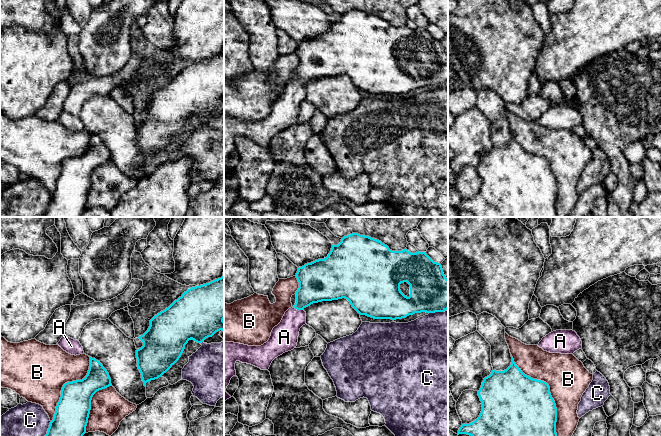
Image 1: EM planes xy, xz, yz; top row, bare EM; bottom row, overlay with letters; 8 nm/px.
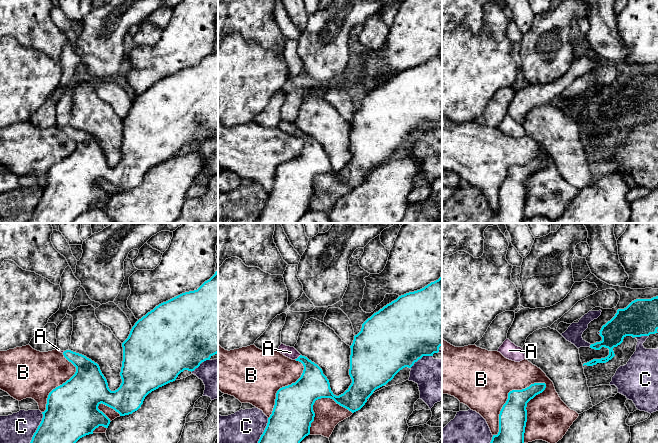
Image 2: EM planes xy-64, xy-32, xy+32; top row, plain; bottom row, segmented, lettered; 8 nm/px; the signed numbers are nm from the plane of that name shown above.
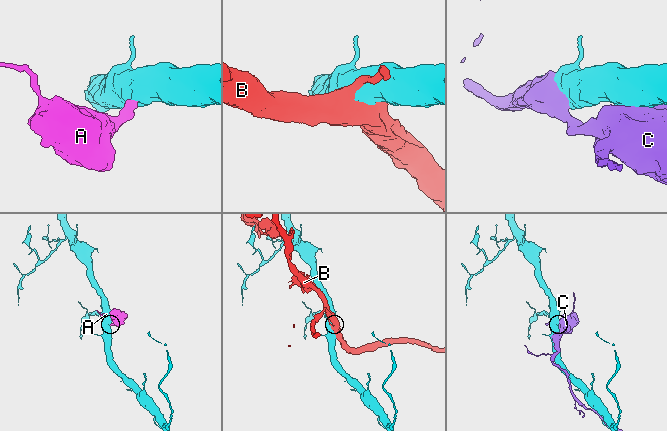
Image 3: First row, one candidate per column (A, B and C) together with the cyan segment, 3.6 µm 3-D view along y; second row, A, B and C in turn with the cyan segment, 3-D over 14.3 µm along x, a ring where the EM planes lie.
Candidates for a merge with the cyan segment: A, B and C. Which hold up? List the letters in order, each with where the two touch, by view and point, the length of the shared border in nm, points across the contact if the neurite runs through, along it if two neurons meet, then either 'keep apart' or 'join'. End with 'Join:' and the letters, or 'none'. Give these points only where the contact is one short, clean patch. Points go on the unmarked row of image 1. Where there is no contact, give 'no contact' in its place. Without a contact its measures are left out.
A: meets cyan in xz at (298, 85); contact 100 nm long; runs through xz (316, 60), (305, 72), (298, 85), (284, 112); join
B: meets cyan in yz at (549, 167); contact 800 nm long; keep apart
C: meets cyan in xy at (47, 207); contact 180 nm long; keep apart
Join: A

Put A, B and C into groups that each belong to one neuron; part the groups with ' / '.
A / B / C

